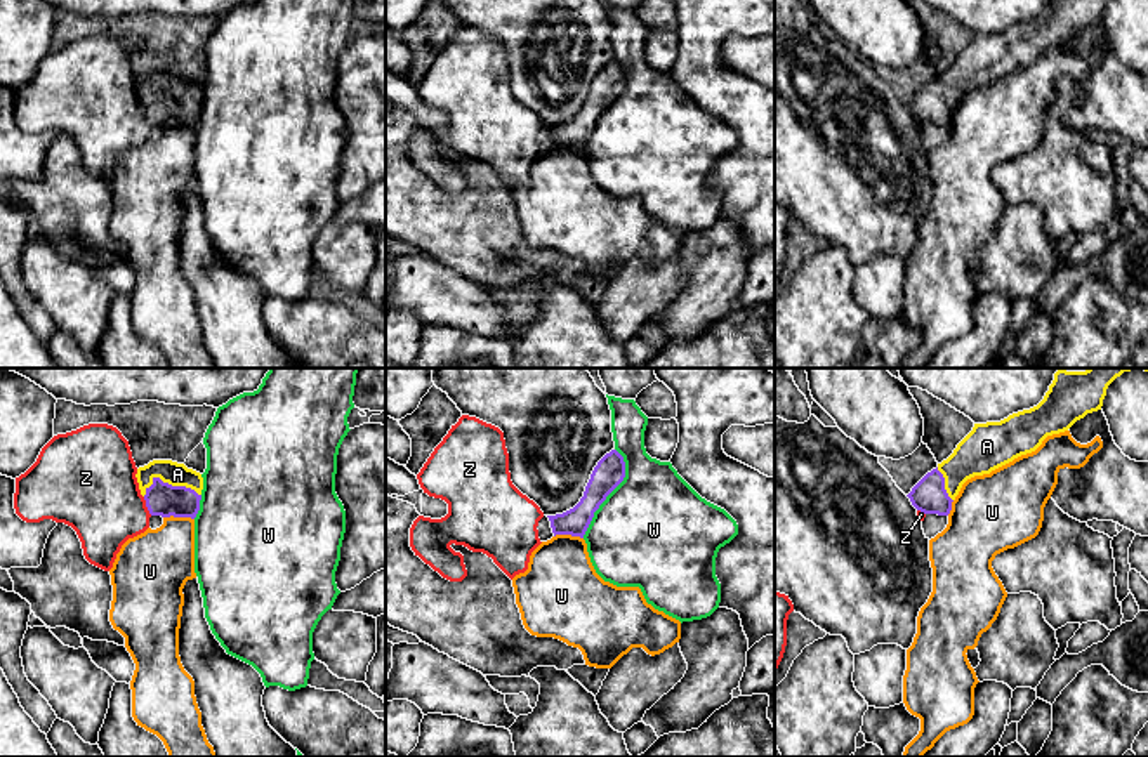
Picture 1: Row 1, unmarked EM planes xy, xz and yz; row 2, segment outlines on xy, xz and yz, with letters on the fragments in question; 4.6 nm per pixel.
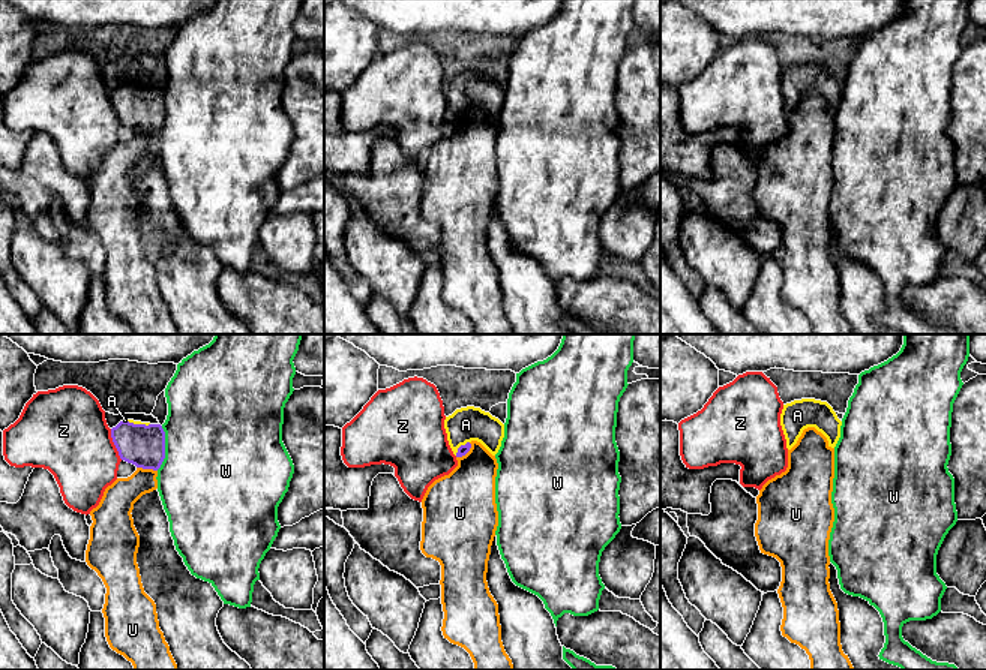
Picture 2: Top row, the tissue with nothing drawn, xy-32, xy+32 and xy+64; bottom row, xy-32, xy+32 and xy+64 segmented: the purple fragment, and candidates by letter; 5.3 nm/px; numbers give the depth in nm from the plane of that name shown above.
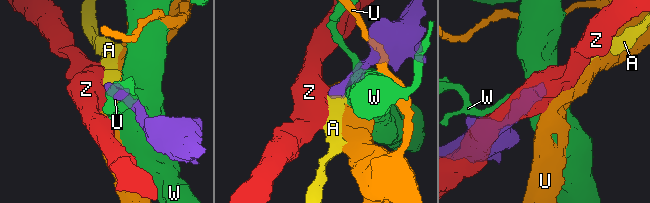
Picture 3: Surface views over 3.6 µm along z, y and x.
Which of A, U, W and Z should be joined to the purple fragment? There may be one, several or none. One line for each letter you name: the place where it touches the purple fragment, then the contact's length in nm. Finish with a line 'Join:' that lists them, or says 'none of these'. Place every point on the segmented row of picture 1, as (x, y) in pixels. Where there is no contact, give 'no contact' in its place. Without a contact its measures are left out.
A: contact xy (167, 483); length 280 nm
Join: A

